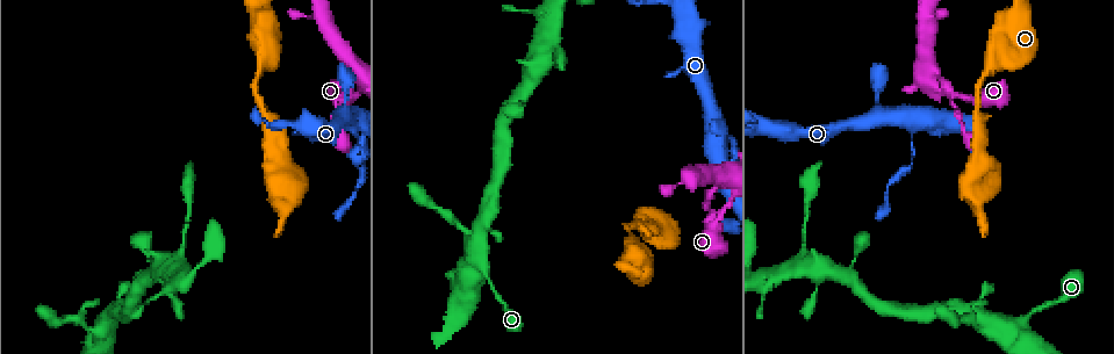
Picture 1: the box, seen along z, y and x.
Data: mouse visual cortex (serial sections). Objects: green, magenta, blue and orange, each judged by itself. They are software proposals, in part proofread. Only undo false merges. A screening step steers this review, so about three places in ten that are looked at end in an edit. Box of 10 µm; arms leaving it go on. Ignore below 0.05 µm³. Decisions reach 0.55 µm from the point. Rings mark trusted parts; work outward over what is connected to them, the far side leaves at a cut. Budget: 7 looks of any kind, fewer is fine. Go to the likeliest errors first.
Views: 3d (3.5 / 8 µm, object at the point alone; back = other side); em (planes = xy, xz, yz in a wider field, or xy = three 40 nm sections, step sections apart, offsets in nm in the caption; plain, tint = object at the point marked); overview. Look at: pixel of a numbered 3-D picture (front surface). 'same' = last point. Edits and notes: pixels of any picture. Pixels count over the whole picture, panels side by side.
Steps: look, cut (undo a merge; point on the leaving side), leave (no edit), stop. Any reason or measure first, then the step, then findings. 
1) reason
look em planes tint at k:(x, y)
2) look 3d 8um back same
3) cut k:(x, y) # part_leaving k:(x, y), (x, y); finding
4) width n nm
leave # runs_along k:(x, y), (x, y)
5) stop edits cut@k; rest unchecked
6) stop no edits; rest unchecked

looks like a crossing
look 3d 8um at 1:(805, 262)

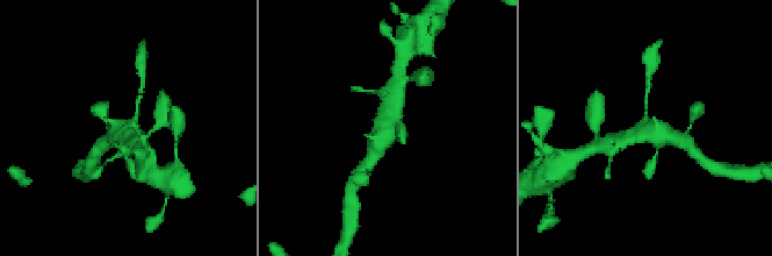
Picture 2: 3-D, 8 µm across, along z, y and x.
look em xy step 3 tint same

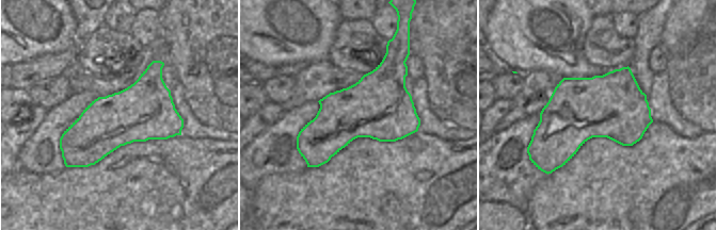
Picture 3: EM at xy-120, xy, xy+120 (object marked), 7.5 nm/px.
leave # runs_along 2:(374, 155), (392, 127), (396, 98); one cell here

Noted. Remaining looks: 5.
three-way junction
look 3d 3.5um back at 1:(716, 186)

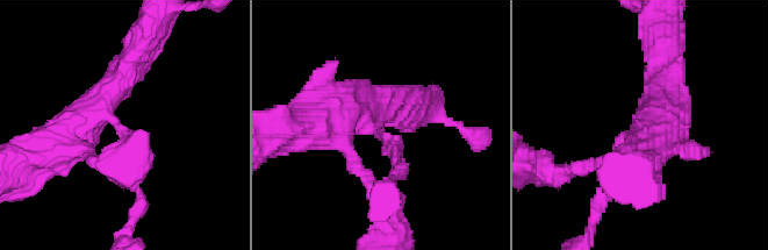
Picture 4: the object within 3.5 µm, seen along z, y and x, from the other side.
arms 3; arm_widths 150, 450, 600 nm; shape alone is not enough
look em xy step 1 tint at 4:(121, 124)

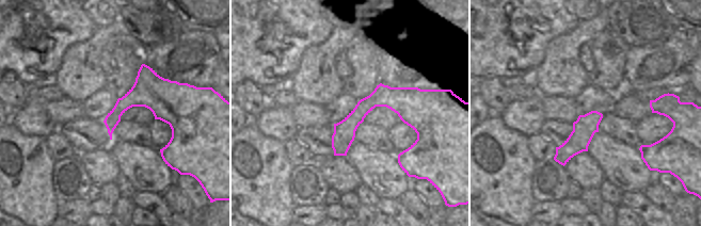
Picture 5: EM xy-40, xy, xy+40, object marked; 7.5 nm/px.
leave # runs_along 5:(420, 105), (372, 100), (336, 152); one cell here

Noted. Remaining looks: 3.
sudden change in width
look 3d 8um at 1:(635, 239)

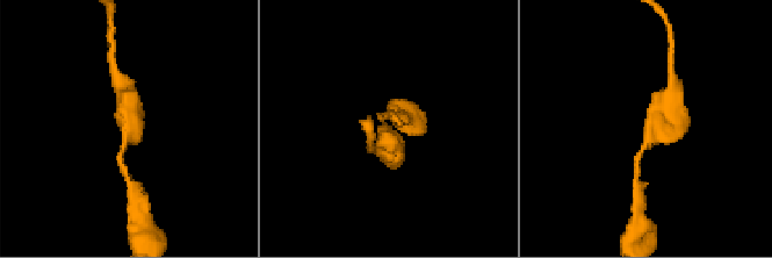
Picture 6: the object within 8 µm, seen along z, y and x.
shape alone is not enough
look em xy step 5 tint same

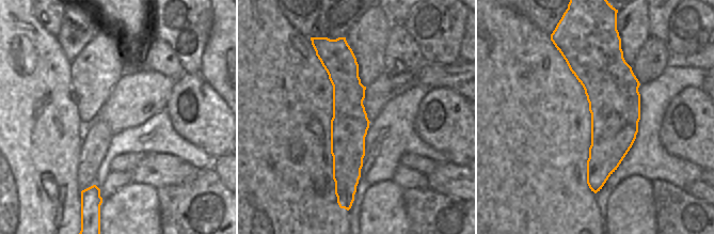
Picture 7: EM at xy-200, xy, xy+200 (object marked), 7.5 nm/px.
leave # runs_along 6:(676, 116), (661, 122), (636, 163); continuous, no second cell

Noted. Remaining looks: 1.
stop no edits; rest unchecked

